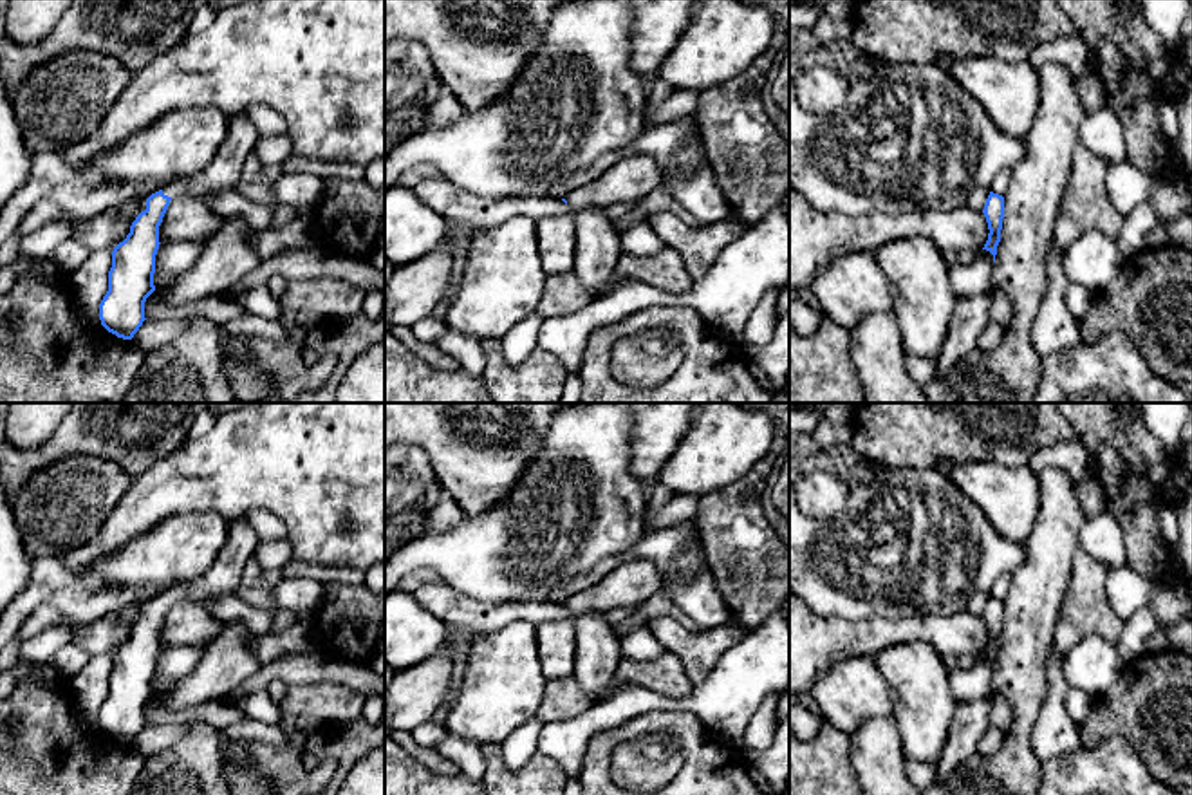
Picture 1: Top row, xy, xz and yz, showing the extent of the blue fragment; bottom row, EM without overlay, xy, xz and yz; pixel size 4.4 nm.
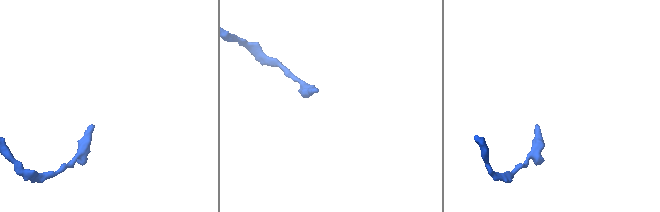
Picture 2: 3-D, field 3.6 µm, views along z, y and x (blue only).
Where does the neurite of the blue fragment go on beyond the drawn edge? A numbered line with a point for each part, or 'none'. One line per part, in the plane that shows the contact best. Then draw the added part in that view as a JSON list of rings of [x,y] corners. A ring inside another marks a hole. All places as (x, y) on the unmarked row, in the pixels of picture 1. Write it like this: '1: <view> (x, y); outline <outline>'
1: xy (224, 577); outline [[[240,517],[229,520],[226,544],[206,575],[193,582],[181,582],[163,591],[163,598],[175,603],[199,596],[204,605],[217,598],[235,594],[246,564],[253,558],[260,540],[251,526]]]

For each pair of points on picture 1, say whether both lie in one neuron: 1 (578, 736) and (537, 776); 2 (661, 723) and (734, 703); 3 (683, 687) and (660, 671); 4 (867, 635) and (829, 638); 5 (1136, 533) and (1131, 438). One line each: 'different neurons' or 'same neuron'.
1: different neurons
2: different neurons
3: same neuron
4: same neuron
5: same neuron

